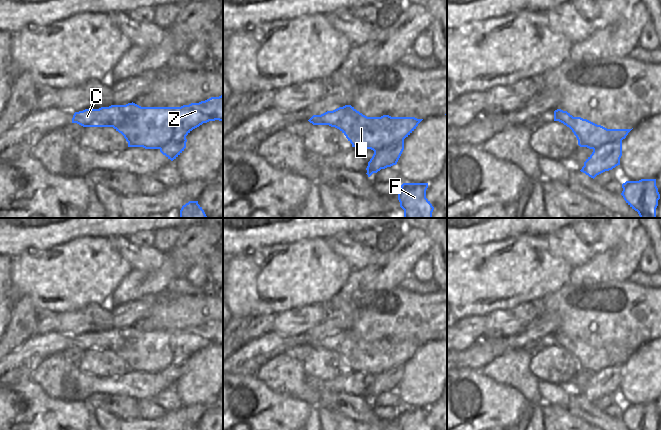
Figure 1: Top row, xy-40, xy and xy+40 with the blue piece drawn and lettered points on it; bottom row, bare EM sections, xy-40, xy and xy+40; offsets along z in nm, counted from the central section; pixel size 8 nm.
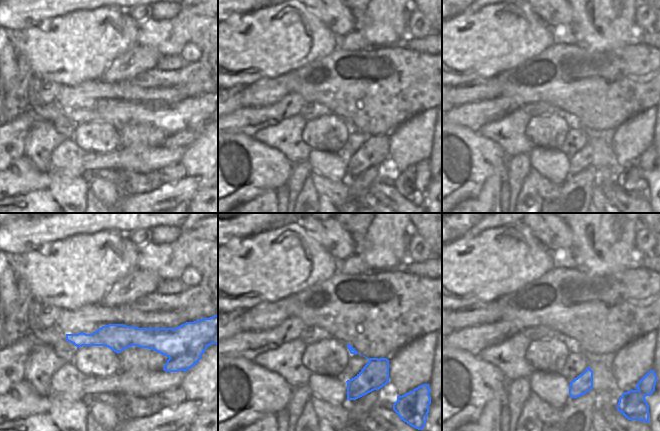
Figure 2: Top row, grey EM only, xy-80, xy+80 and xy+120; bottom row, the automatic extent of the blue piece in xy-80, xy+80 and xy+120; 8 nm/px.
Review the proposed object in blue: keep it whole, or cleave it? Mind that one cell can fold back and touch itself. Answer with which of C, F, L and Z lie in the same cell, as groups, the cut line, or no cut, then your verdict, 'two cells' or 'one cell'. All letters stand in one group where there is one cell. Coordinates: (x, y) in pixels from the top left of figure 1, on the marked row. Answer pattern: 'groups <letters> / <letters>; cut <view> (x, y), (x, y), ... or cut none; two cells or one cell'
groups C L Z / F; cut xy (403, 138), (374, 151); two cells

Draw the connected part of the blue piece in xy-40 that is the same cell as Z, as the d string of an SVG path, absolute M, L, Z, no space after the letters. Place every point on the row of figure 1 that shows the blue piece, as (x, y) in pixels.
M223 95L181 107L141 107L135 103L111 105L75 112L72 123L83 127L113 127L121 133L128 147L160 149L175 139L185 138L193 129L209 121L223 121Z

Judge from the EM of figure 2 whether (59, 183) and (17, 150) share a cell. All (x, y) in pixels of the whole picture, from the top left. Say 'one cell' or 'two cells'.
two cells

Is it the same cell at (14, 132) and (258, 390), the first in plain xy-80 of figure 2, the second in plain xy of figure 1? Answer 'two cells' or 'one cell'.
two cells

